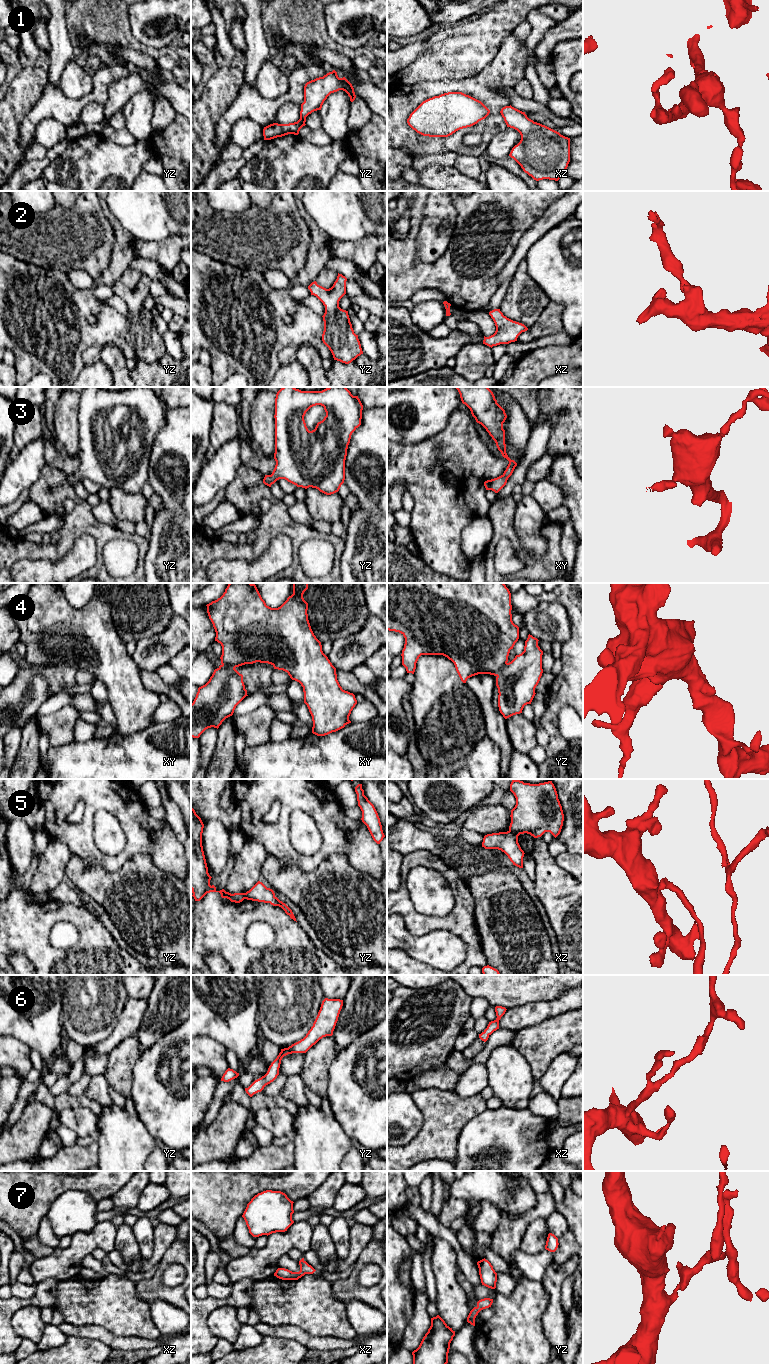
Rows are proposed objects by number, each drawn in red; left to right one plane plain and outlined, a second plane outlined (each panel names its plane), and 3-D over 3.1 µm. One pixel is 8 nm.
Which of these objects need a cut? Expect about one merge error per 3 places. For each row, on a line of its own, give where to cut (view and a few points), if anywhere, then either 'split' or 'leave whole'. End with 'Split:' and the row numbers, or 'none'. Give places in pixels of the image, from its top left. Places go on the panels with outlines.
1: no cut | leave whole
2: no cut | leave whole
3: no cut | leave whole
4: yz (506, 662), (496, 675) | split
5: xz (509, 830), (518, 835) | split
6: no cut | leave whole
7: no cut | leave whole
Split: 4, 5

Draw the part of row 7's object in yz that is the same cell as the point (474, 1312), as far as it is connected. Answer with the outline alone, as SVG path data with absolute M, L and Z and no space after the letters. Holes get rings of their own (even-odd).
M484 1298L484 1299L479 1300L477 1302L477 1306L474 1307L470 1311L470 1313L467 1317L467 1322L470 1323L471 1325L475 1326L475 1318L478 1315L478 1313L483 1309L491 1307L492 1303L493 1303L493 1299L490 1299L490 1298Z

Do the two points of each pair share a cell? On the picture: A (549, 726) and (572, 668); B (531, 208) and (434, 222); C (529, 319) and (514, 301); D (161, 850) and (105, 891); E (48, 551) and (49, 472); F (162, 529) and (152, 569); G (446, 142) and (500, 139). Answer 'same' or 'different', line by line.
A: same
B: different
C: same
D: different
E: same
F: same
G: different

